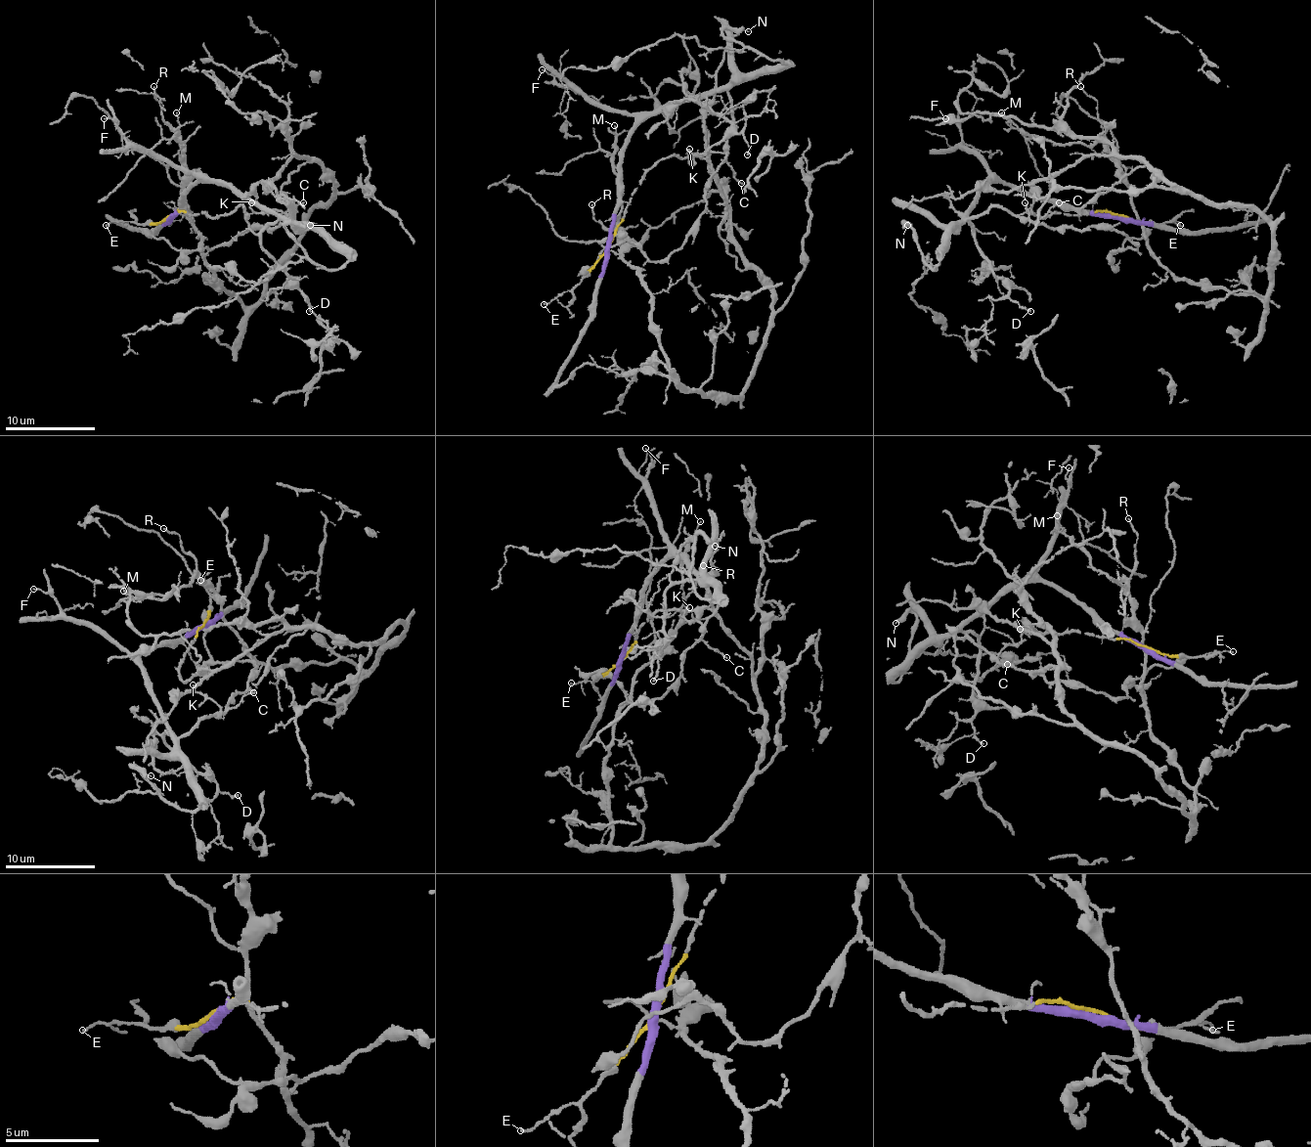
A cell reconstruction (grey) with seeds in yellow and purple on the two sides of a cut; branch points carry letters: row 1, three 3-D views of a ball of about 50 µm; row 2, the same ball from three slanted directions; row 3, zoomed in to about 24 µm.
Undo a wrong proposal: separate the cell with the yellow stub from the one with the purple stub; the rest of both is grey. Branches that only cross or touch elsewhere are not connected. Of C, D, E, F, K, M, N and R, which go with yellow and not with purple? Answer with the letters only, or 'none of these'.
E, M, R

